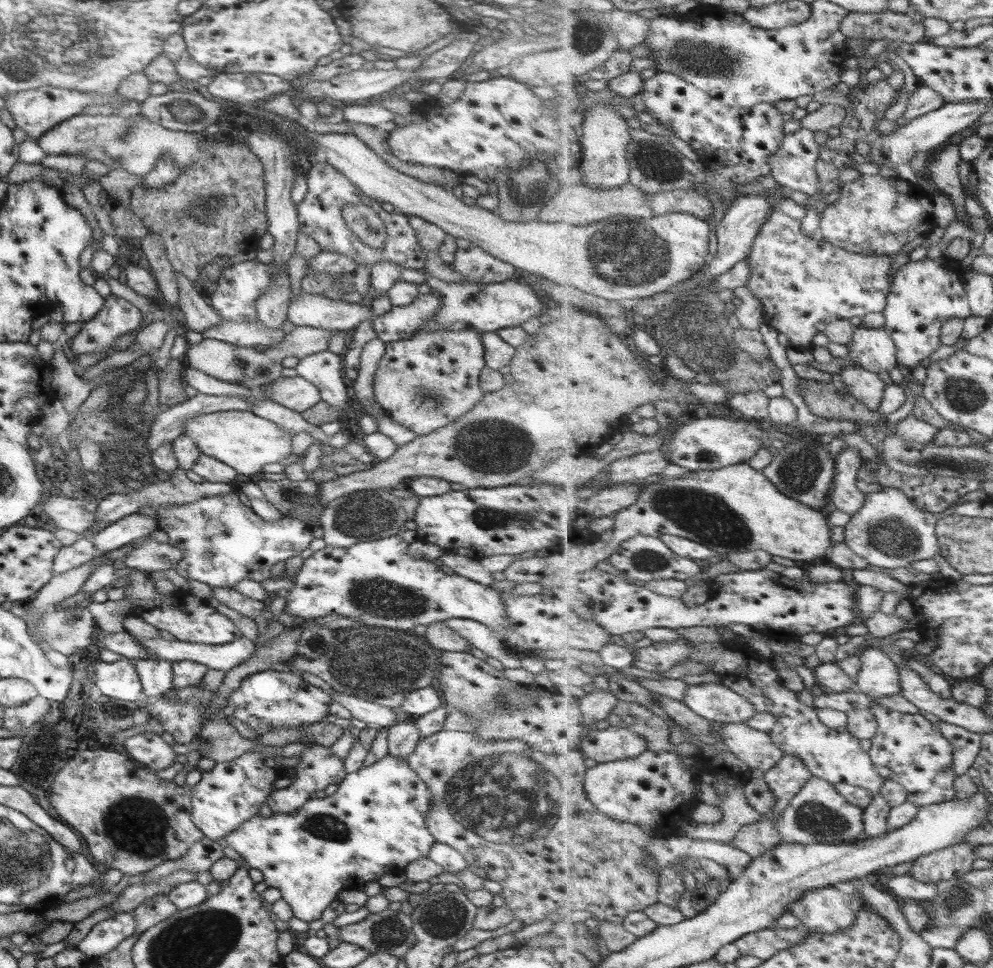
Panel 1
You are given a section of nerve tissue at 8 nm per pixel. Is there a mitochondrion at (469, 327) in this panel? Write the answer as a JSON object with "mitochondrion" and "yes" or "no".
{"mitochondrion":"no"}

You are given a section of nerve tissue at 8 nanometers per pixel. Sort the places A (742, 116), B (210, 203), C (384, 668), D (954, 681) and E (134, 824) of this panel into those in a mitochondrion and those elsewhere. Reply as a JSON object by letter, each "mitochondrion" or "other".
{"A":"other","B":"mitochondrion","C":"mitochondrion","D":"other","E":"mitochondrion"}

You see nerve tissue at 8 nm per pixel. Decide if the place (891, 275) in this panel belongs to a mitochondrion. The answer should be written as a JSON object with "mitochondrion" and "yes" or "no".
{"mitochondrion":"no"}

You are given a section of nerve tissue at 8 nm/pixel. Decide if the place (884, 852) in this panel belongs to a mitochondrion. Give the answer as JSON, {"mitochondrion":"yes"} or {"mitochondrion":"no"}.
{"mitochondrion":"no"}

